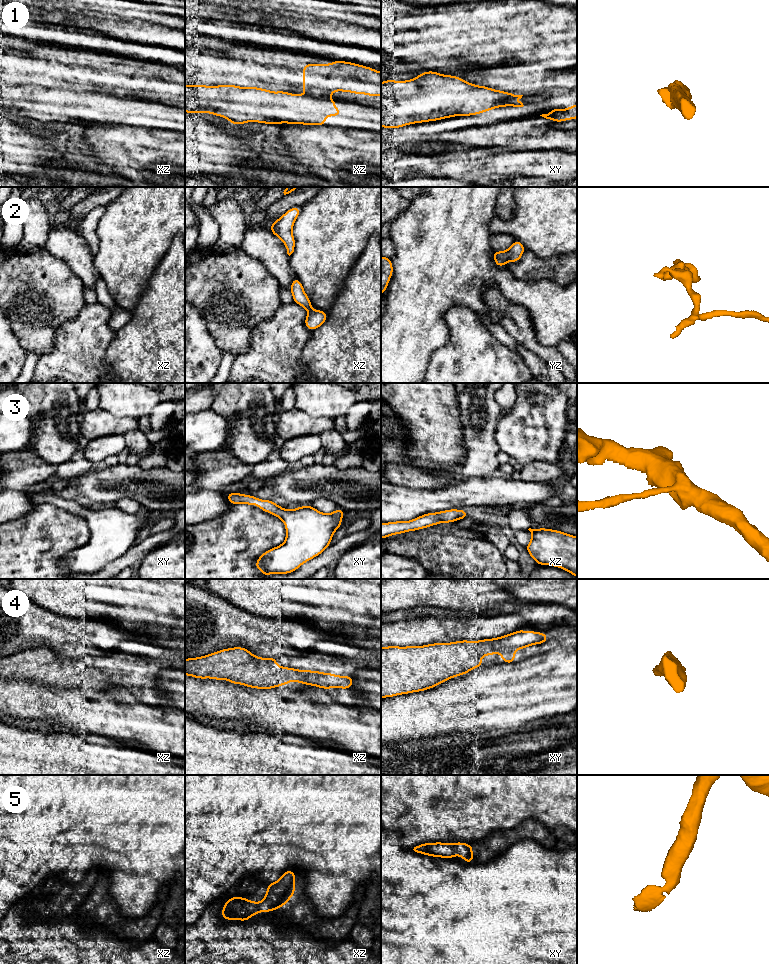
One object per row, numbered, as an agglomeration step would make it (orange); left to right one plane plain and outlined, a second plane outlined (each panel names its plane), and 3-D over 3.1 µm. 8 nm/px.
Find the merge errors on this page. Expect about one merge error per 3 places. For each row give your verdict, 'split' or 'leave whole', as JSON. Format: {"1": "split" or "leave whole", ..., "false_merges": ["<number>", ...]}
{"1": "split", "2": "leave whole", "3": "leave whole", "4": "leave whole", "5": "leave whole", "false_merges": ["1"]}

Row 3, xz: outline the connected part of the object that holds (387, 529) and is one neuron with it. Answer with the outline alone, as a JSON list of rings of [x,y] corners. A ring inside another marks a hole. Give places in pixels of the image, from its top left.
[[[451,509],[436,513],[427,513],[411,521],[396,521],[381,523],[381,538],[387,538],[394,534],[402,534],[408,531],[415,531],[427,528],[442,522],[451,523],[468,517],[469,514],[463,510]]]

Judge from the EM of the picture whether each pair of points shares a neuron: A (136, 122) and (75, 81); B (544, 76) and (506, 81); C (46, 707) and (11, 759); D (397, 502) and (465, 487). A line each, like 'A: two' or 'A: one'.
A: two
B: one
C: two
D: one

